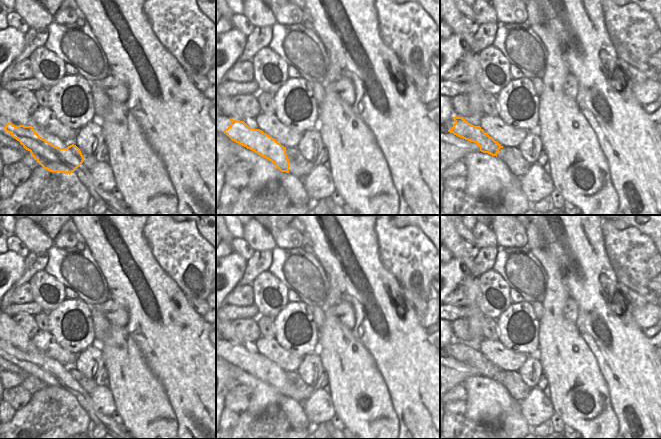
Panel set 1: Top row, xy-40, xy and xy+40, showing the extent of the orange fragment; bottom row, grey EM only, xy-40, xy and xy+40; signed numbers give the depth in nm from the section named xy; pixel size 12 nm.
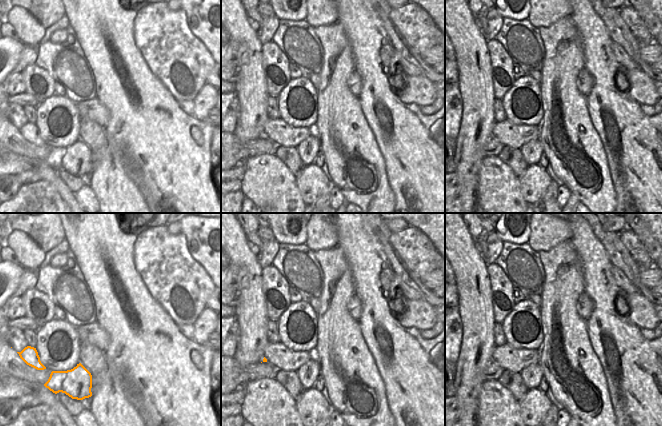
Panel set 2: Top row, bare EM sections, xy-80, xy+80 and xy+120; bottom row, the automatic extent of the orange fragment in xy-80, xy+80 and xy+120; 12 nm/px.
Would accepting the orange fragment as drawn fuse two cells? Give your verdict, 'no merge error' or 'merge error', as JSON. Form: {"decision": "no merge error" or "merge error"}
{"decision": "merge error"}

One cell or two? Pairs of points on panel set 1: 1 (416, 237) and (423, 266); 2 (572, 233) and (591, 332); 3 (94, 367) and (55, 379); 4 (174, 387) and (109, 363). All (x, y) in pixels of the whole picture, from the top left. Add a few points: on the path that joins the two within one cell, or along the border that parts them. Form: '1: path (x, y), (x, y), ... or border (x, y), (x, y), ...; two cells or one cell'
1: path (423, 244), (423, 259); one cell
2: path (582, 258), (583, 287), (591, 307); one cell
3: path (84, 372), (74, 379), (65, 379); one cell
4: border (136, 348), (137, 382), (105, 379); two cells

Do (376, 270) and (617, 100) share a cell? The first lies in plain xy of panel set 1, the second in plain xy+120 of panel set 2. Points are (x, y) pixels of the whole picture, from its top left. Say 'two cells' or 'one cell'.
one cell

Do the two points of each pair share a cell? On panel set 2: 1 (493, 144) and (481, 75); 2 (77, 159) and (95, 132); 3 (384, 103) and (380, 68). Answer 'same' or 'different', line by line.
1: different
2: same
3: same

